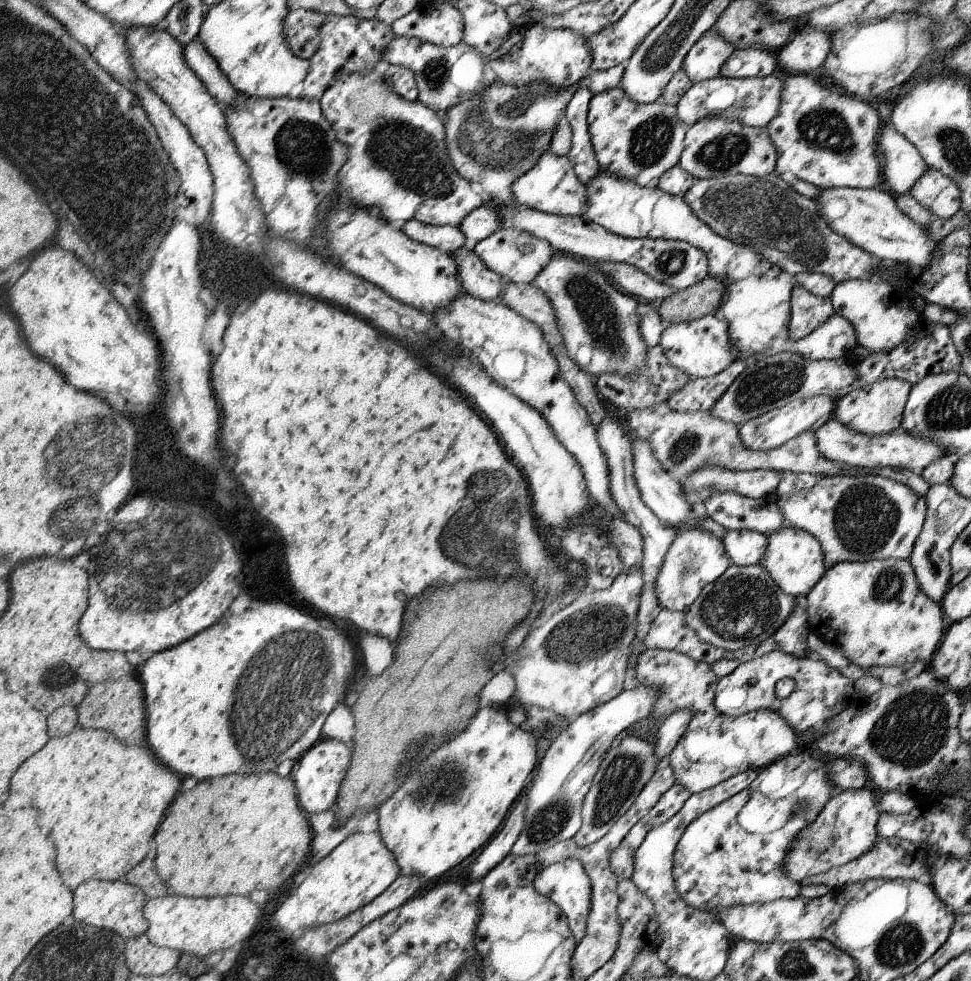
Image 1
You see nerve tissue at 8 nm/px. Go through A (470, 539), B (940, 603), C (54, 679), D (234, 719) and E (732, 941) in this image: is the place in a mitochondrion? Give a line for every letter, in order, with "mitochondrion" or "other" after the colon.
A: mitochondrion
B: other
C: mitochondrion
D: mitochondrion
E: other

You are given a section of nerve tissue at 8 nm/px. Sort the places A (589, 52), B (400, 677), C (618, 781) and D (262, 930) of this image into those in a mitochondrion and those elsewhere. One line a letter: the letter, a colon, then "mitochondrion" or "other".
A: other
B: other
C: mitochondrion
D: other

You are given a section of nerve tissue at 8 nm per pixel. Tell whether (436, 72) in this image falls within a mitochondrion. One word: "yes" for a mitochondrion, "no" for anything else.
yes

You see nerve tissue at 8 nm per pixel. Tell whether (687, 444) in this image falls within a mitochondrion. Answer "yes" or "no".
yes

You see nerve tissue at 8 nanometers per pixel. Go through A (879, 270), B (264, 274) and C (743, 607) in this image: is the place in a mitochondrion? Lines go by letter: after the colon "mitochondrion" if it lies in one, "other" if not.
A: other
B: other
C: mitochondrion

